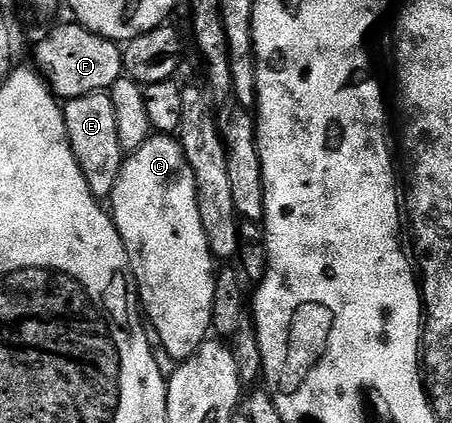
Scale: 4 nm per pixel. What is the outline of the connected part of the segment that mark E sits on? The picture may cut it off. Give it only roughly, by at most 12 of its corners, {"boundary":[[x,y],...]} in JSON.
{"boundary":[[107,92],[62,105],[73,154],[97,198],[125,153]]}

